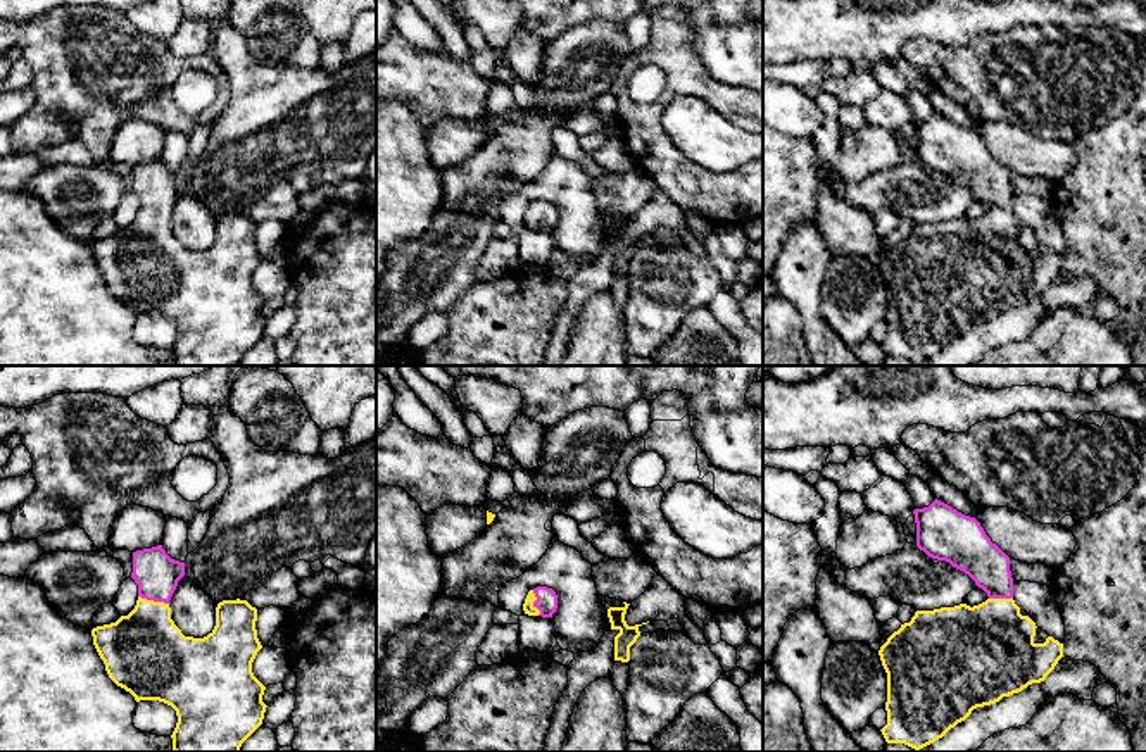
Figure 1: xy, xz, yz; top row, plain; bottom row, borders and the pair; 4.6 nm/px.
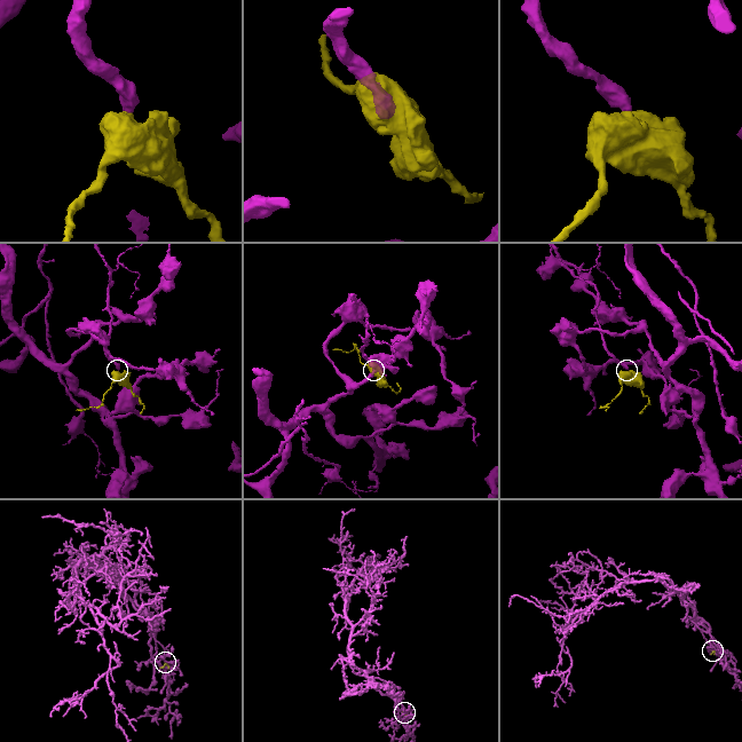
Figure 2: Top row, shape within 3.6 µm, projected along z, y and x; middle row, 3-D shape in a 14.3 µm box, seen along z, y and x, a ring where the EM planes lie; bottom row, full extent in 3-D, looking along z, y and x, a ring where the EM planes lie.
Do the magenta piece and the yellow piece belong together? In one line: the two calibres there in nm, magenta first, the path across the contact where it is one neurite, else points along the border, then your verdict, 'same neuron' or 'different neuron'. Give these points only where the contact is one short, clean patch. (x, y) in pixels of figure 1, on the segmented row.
calibres 200 and 380 nm; way xy (154, 571), (154, 601), (144, 652); same neuron

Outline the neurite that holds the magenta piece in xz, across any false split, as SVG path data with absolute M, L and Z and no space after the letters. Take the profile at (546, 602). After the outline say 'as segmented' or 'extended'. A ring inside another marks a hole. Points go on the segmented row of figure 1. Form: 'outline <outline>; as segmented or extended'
outline M537 586L528 592L523 611L528 616L552 617L557 609L557 595L552 588Z; extended

